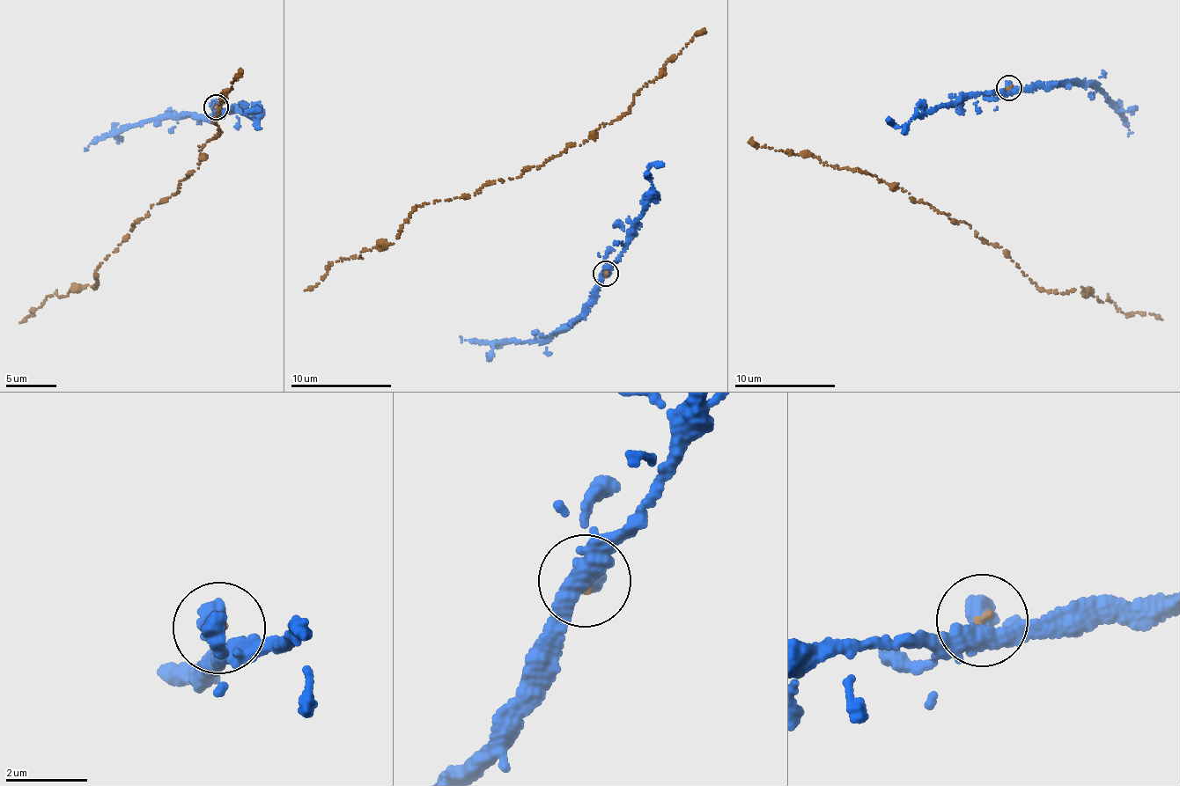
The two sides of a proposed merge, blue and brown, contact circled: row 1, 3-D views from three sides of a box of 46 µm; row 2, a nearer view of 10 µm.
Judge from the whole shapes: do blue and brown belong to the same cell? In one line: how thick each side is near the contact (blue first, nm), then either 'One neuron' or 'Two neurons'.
Thickness 440 nm (blue) against 130 nm. One neuron

